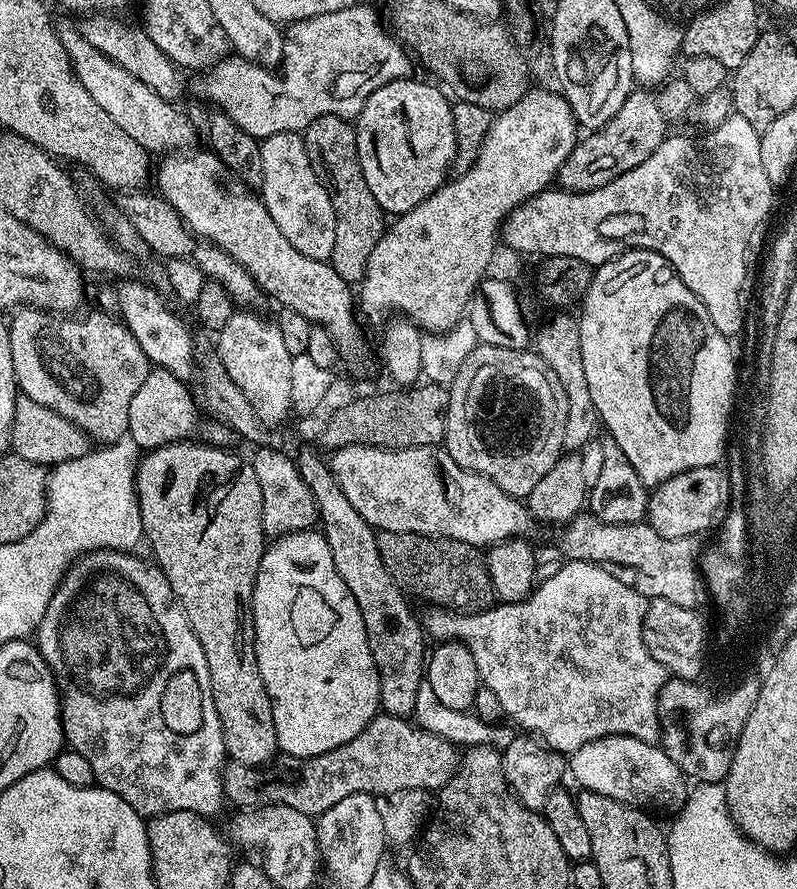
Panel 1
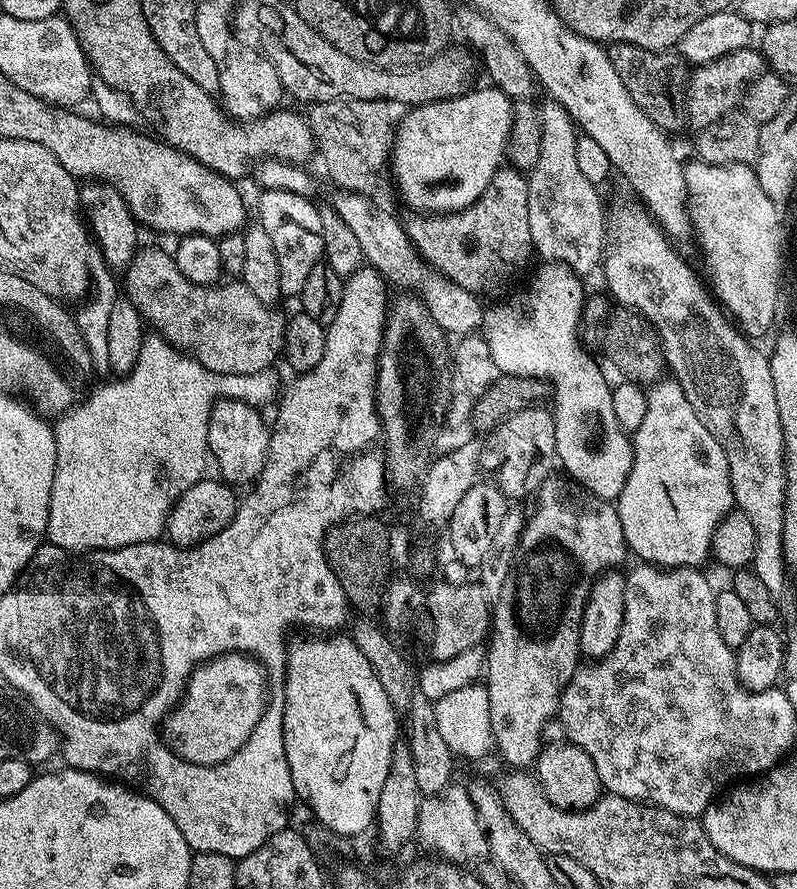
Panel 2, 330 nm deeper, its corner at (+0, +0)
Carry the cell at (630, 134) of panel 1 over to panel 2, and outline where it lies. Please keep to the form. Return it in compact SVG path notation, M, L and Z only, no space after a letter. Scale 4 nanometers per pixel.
M759 47L739 48L730 54L722 54L709 64L701 64L688 78L688 124L699 130L718 122L728 112L737 111L752 85L764 75L766 61Z

